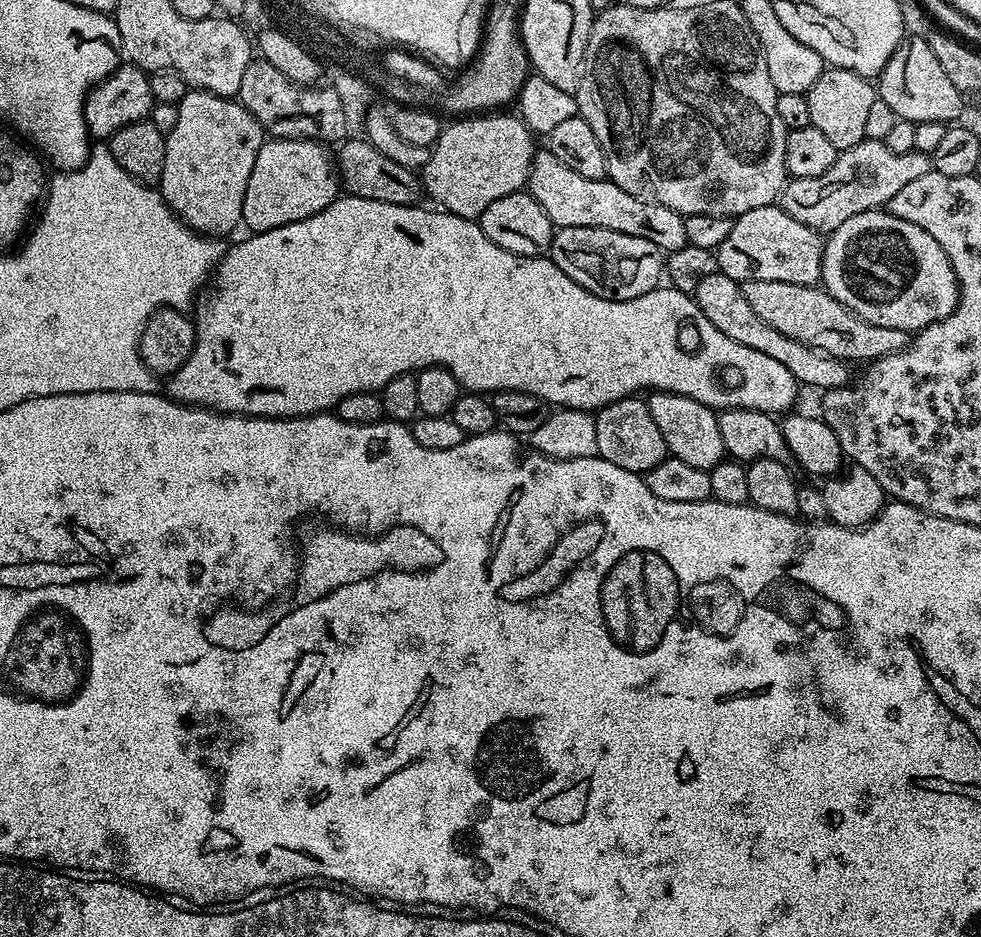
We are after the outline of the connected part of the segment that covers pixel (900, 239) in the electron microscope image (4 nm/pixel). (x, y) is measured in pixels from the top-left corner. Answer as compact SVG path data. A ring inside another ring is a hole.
M887 210L854 214L854 218L846 218L838 230L827 233L819 283L858 318L874 326L894 326L894 330L909 334L946 318L960 300L960 283L956 281L950 258L946 258L946 250L942 250L922 226L914 226L914 222L898 218Z

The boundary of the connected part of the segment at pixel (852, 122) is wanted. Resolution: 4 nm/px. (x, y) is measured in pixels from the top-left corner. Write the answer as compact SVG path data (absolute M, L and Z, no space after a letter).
M828 66L818 78L818 82L810 86L806 95L812 127L822 130L822 134L826 134L829 142L834 142L837 150L849 148L865 140L866 117L870 106L878 98L877 89L869 77Z

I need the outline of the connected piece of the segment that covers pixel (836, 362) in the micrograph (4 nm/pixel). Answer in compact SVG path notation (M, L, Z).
M719 270L698 282L694 299L702 314L706 314L706 318L710 318L710 322L714 322L714 326L718 326L718 330L726 334L726 338L734 338L734 342L742 342L742 346L750 346L750 350L758 350L761 354L782 362L782 366L786 366L786 370L794 374L797 385L809 384L812 388L827 390L843 388L849 383L849 365L845 361L828 356L825 352L818 352L810 346L802 346L802 342L794 342L792 338L778 334L774 326L766 326L766 322L762 322L762 318L754 314L750 302L746 302L746 294L742 294L740 284Z

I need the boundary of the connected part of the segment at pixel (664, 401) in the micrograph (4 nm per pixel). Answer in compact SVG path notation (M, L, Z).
M652 392L649 397L646 403L650 418L654 418L658 430L662 430L662 438L666 438L671 455L690 466L698 466L698 470L711 470L726 458L722 434L718 430L718 415L713 409L673 392Z

